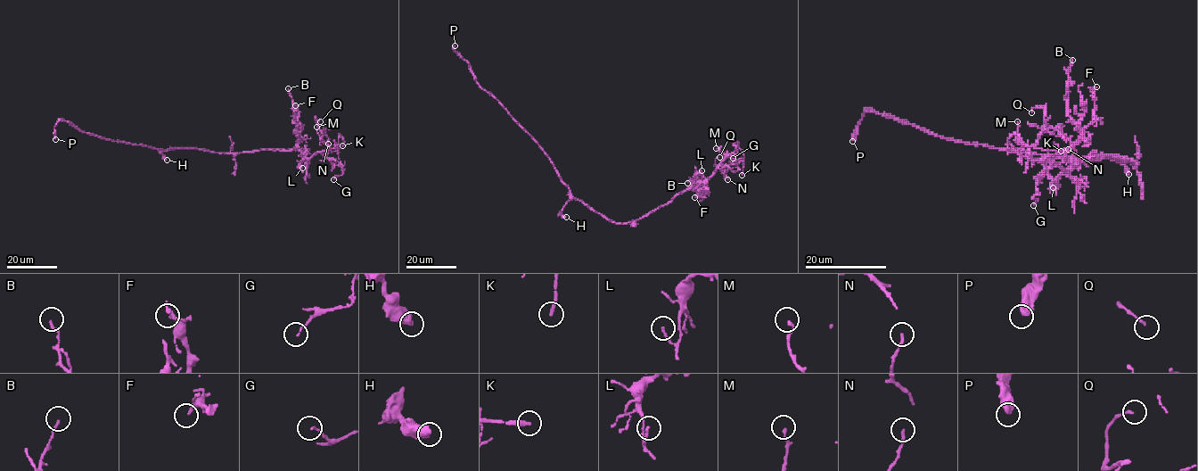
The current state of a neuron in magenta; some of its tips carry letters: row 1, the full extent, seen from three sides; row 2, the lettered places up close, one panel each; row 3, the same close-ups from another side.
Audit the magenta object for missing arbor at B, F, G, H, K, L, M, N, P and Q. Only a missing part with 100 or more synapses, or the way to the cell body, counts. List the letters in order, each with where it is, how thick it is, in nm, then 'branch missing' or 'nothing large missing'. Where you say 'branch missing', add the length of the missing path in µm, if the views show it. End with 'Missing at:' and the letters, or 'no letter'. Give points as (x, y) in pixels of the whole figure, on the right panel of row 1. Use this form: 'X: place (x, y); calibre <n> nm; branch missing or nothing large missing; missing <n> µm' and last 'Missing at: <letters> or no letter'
B: place (1072, 60); calibre 150 nm; nothing large missing
F: place (1096, 86); calibre 190 nm; nothing large missing
G: place (1033, 205); calibre 80 nm; nothing large missing
H: place (1128, 174); calibre 480 nm; nothing large missing
K: place (1061, 151); calibre 240 nm; branch missing; missing 10 µm
L: place (1053, 187); calibre 170 nm; nothing large missing
M: place (1017, 121); calibre 160 nm; nothing large missing
N: place (1068, 149); calibre 180 nm; nothing large missing
P: place (852, 141); calibre 460 nm; nothing large missing
Q: place (1031, 112); calibre 140 nm; nothing large missing
Missing at: K

